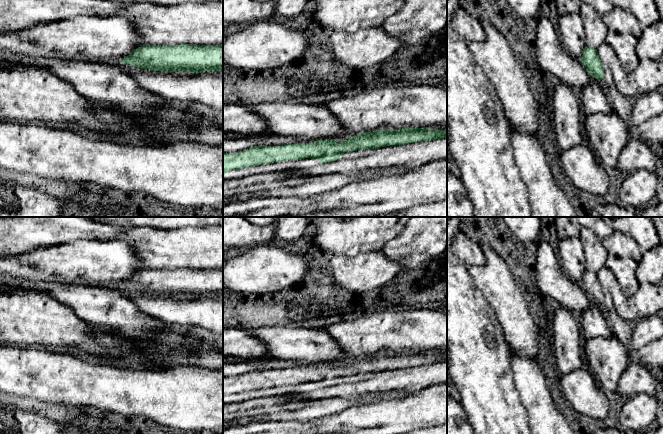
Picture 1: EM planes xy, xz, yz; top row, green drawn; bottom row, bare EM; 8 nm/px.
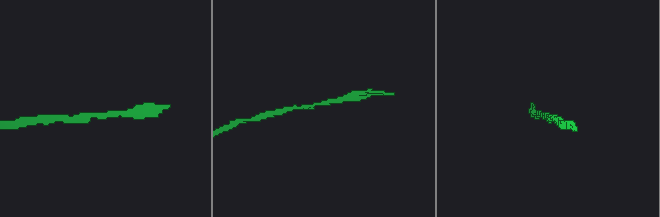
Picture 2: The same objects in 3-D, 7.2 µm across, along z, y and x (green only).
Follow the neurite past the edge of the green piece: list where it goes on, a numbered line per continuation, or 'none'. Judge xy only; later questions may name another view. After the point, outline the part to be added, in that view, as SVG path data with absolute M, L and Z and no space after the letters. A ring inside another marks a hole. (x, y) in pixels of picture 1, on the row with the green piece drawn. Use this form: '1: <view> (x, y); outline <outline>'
none

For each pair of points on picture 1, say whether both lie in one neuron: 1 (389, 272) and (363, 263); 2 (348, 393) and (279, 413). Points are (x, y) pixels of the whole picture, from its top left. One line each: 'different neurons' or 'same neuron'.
1: same neuron
2: different neurons

